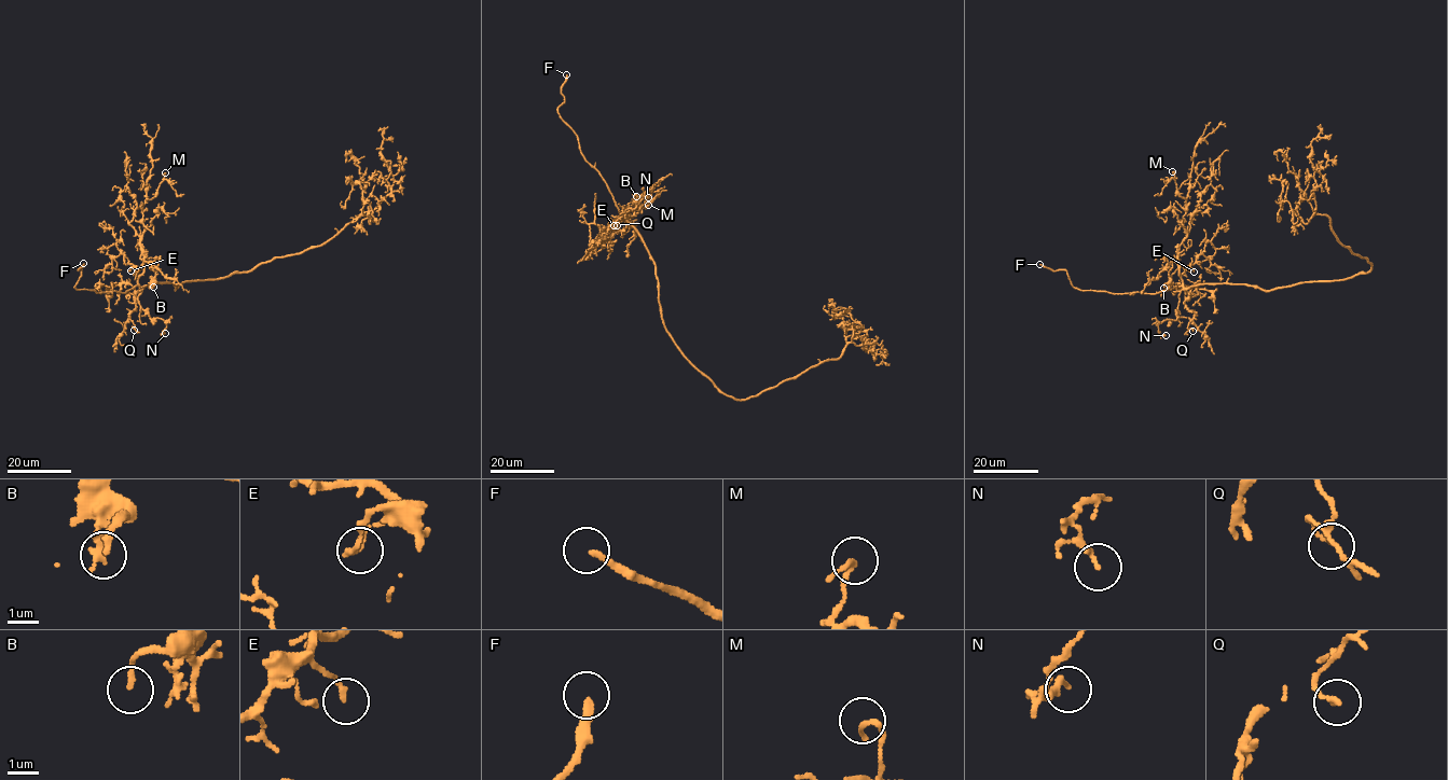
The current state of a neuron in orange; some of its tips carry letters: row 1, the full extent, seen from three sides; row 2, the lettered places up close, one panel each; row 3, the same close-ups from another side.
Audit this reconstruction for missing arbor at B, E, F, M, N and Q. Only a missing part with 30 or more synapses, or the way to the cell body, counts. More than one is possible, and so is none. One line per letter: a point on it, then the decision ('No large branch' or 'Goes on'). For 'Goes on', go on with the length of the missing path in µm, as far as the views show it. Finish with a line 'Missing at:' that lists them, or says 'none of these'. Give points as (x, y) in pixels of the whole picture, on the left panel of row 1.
B: Place: (153, 287). Goes on. Missing length about 15 µm
E: Place: (130, 270). No large branch
F: Place: (83, 263). Goes on. Missing length about 45 µm
M: Place: (165, 172). No large branch
N: Place: (165, 333). No large branch
Q: Place: (134, 330). No large branch
Missing at: B, F

